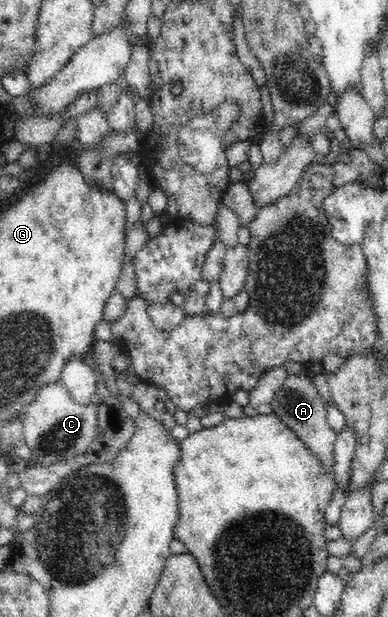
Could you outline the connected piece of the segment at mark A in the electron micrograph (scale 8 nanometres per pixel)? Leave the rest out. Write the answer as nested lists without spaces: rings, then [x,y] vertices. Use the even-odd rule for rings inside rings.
[[[305,371],[298,375],[290,375],[272,399],[271,407],[273,413],[296,434],[298,439],[304,442],[312,455],[318,457],[321,467],[331,473],[334,467],[334,445],[337,434],[326,422],[327,412],[324,401],[320,398],[311,378],[312,376]]]

